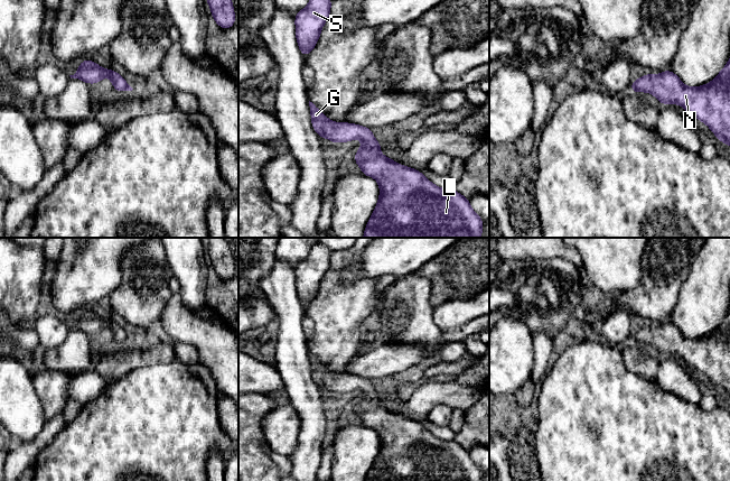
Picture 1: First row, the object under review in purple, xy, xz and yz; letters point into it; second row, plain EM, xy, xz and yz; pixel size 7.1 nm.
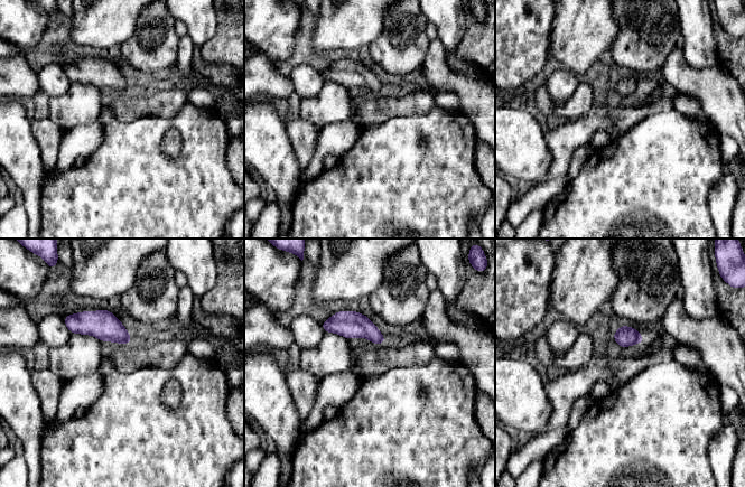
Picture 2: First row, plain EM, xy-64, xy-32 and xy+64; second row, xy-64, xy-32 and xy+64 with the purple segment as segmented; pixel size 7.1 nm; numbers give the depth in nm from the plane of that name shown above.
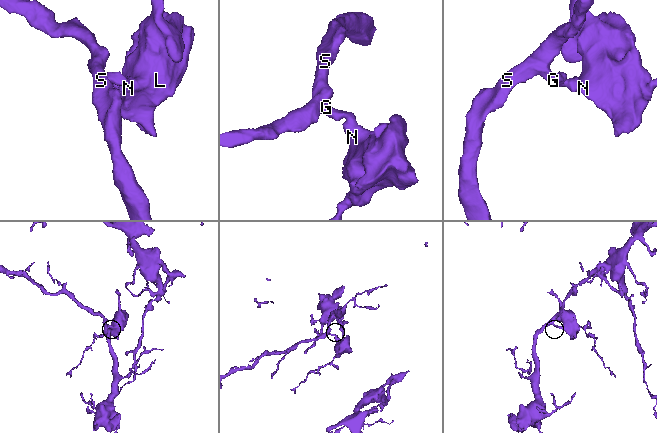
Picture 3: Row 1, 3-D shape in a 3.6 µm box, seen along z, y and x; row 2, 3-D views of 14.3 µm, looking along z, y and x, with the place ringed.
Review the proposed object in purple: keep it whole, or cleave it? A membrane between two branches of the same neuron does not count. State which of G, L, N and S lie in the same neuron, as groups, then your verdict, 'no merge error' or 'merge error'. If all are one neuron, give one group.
G L N S | no merge error

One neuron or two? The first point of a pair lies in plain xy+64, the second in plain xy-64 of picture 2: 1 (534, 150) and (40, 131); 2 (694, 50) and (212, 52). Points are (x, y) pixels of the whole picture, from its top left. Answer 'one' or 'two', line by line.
1: two
2: two

